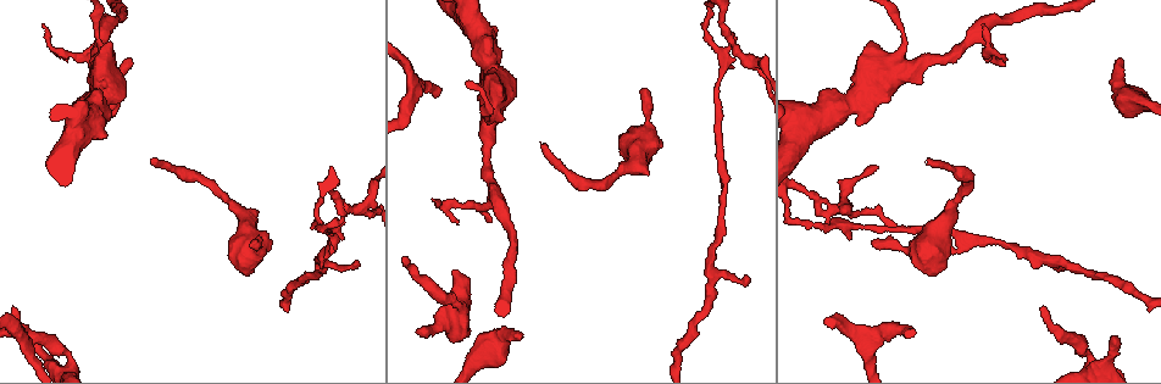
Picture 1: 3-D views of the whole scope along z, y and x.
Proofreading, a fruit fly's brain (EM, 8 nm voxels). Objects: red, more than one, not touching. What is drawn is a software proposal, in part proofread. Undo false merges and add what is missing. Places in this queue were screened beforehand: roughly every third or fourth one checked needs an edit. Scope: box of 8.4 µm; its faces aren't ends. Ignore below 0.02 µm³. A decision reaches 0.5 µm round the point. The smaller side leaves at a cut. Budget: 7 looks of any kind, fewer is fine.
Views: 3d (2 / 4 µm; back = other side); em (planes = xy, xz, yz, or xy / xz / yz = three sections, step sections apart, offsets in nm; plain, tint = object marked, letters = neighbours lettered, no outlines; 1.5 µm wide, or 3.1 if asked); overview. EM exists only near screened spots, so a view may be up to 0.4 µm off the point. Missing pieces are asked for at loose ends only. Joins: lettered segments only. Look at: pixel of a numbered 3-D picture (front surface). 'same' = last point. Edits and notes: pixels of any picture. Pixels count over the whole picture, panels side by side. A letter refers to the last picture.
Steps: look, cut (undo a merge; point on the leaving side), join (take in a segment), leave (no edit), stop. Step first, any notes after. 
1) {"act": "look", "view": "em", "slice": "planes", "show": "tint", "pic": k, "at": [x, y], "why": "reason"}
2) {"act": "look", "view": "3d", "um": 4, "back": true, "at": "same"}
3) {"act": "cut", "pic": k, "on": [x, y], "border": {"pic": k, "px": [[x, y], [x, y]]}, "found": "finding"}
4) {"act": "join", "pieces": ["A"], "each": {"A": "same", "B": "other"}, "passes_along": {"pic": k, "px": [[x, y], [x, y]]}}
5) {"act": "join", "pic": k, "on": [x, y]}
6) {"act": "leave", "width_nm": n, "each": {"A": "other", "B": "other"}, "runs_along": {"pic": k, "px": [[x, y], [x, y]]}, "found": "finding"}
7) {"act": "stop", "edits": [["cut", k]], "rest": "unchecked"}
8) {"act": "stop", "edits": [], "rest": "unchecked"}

{"act": "look", "view": "3d", "um": 2, "pic": 1, "at": [1113, 337], "why": "an open end"}

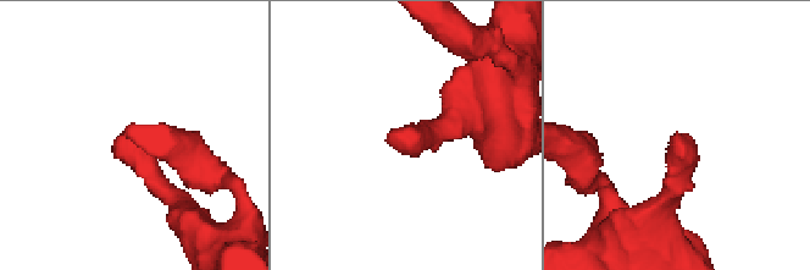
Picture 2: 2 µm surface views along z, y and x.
{"act": "look", "view": "em", "slice": "xz", "step": 4, "show": "letters", "pic": 2, "at": [673, 134]}

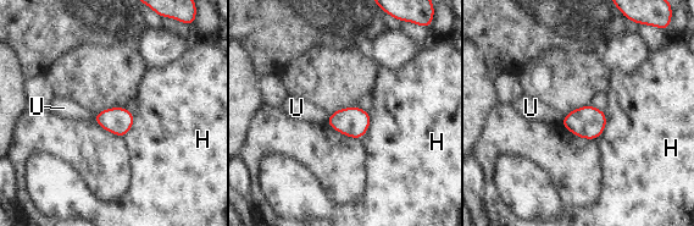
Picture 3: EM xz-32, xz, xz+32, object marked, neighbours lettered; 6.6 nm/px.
{"act": "leave", "width_nm": 180, "each": {"H": "other", "U": "other"}, "border": {"pic": 3, "px": [[604, 110], [605, 128], [595, 139]]}, "found": "none of them fits"}

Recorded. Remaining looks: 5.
{"act": "look", "view": "em", "slice": "planes", "show": "letters", "pic": 1, "at": [541, 144], "why": "long arm stops here"}

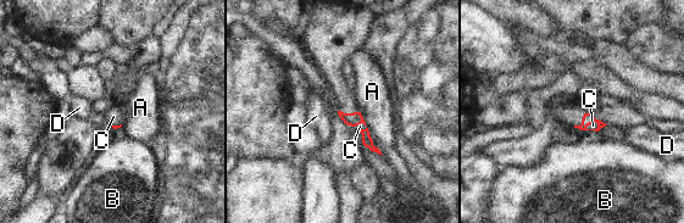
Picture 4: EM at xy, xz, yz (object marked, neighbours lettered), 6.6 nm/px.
{"act": "join", "pieces": ["C"], "each": {"A": "other", "B": "other", "C": "same", "D": "other"}, "passes_along": {"pic": 4, "px": [[588, 117], [583, 121], [570, 113]]}, "found": "the neuron continues"}

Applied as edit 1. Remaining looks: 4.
{"act": "look", "view": "overview"}

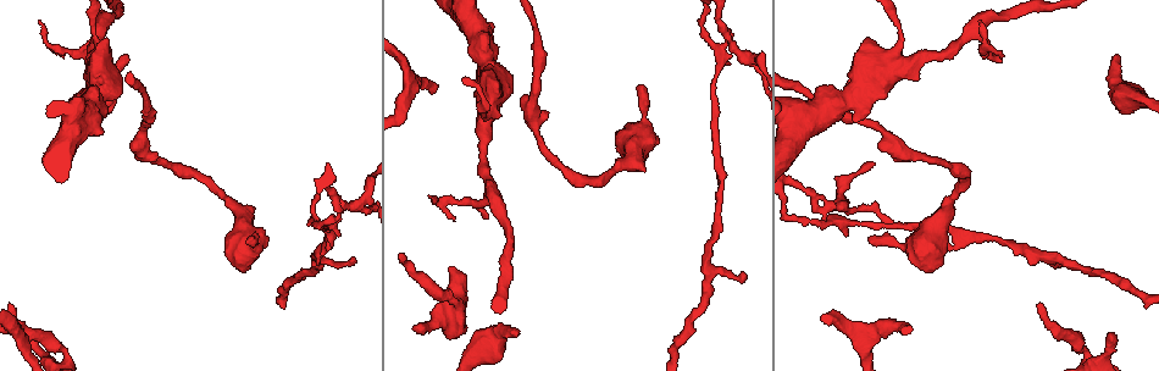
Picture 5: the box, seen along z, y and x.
{"act": "look", "view": "3d", "um": 2, "pic": 5, "at": [931, 56], "why": "sudden change in width"}

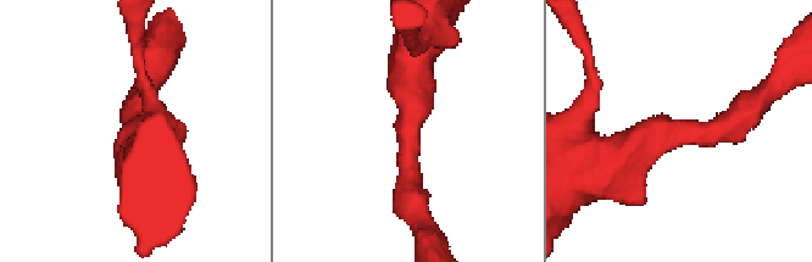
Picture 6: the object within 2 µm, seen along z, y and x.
{"act": "look", "view": "em", "slice": "xz", "step": 4, "show": "tint", "pic": 6, "at": [684, 133], "arm_widths_nm": [220, 400]}

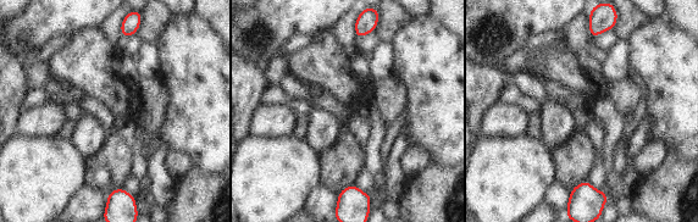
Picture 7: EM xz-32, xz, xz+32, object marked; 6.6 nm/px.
{"act": "look", "view": "em", "slice": "planes", "show": "letters", "at": "same"}

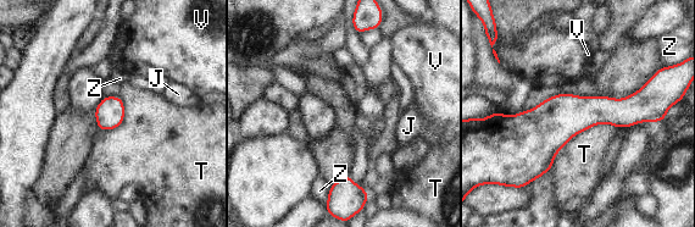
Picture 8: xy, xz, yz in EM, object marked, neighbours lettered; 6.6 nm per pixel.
{"act": "leave", "width_nm": 190, "each": {"J": "other", "T": "other", "V": "other", "Z": "other"}, "found": "all the same neuron"}

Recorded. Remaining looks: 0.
{"act": "stop", "edits": [["join", 4]], "rest": "unchecked"}

